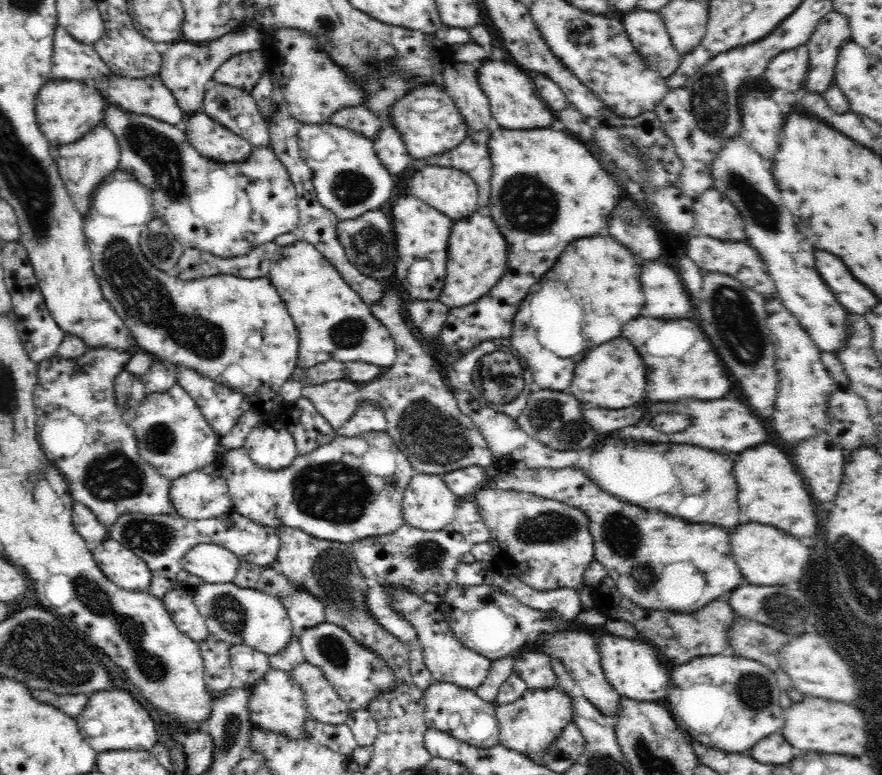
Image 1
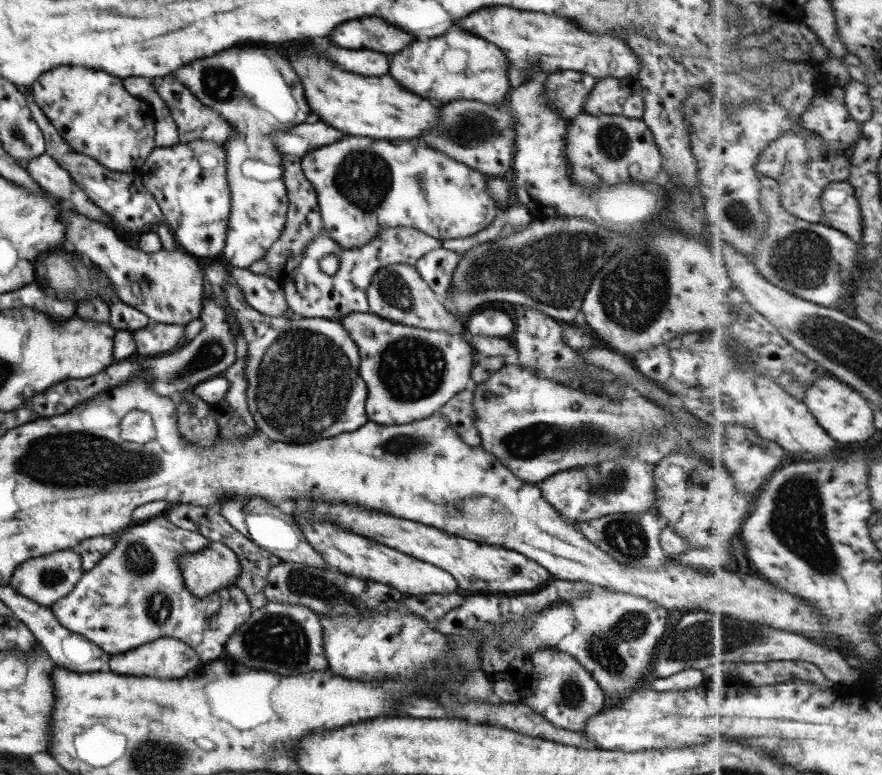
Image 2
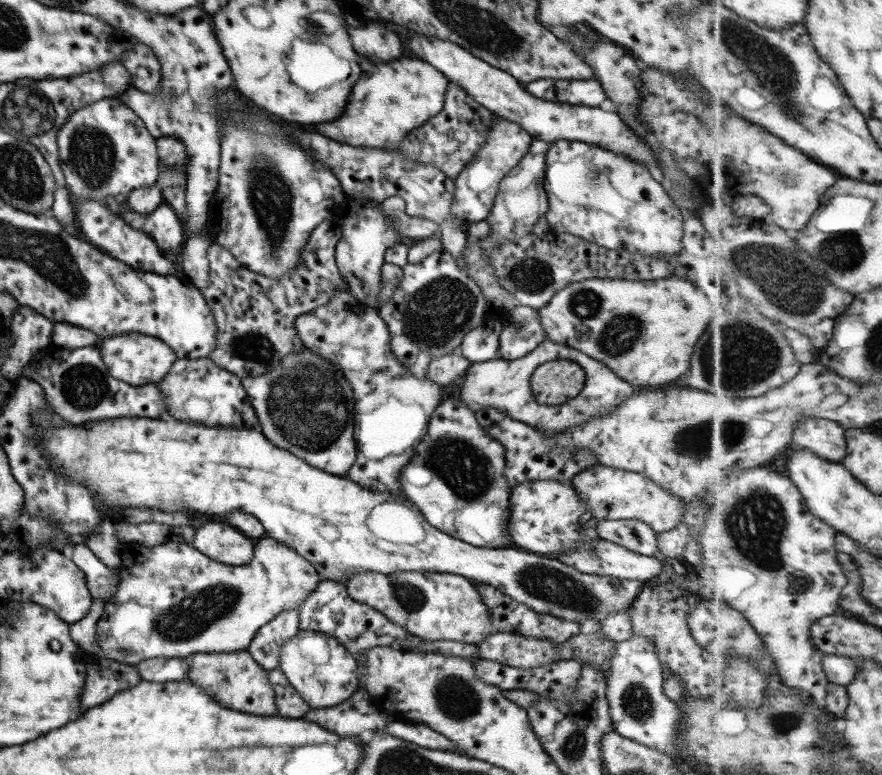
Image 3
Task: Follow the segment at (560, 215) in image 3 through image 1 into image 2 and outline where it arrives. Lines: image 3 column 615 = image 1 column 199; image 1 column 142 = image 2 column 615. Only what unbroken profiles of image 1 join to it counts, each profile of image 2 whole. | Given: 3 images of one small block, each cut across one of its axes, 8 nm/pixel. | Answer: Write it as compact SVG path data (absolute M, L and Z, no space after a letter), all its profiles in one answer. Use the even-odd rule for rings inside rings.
M581 112L570 119L569 128L564 138L564 156L566 156L566 166L568 176L573 182L584 183L604 183L604 186L625 182L652 182L657 180L664 167L663 156L654 143L652 132L641 119L631 119L623 115L598 114L591 116L586 112Z

